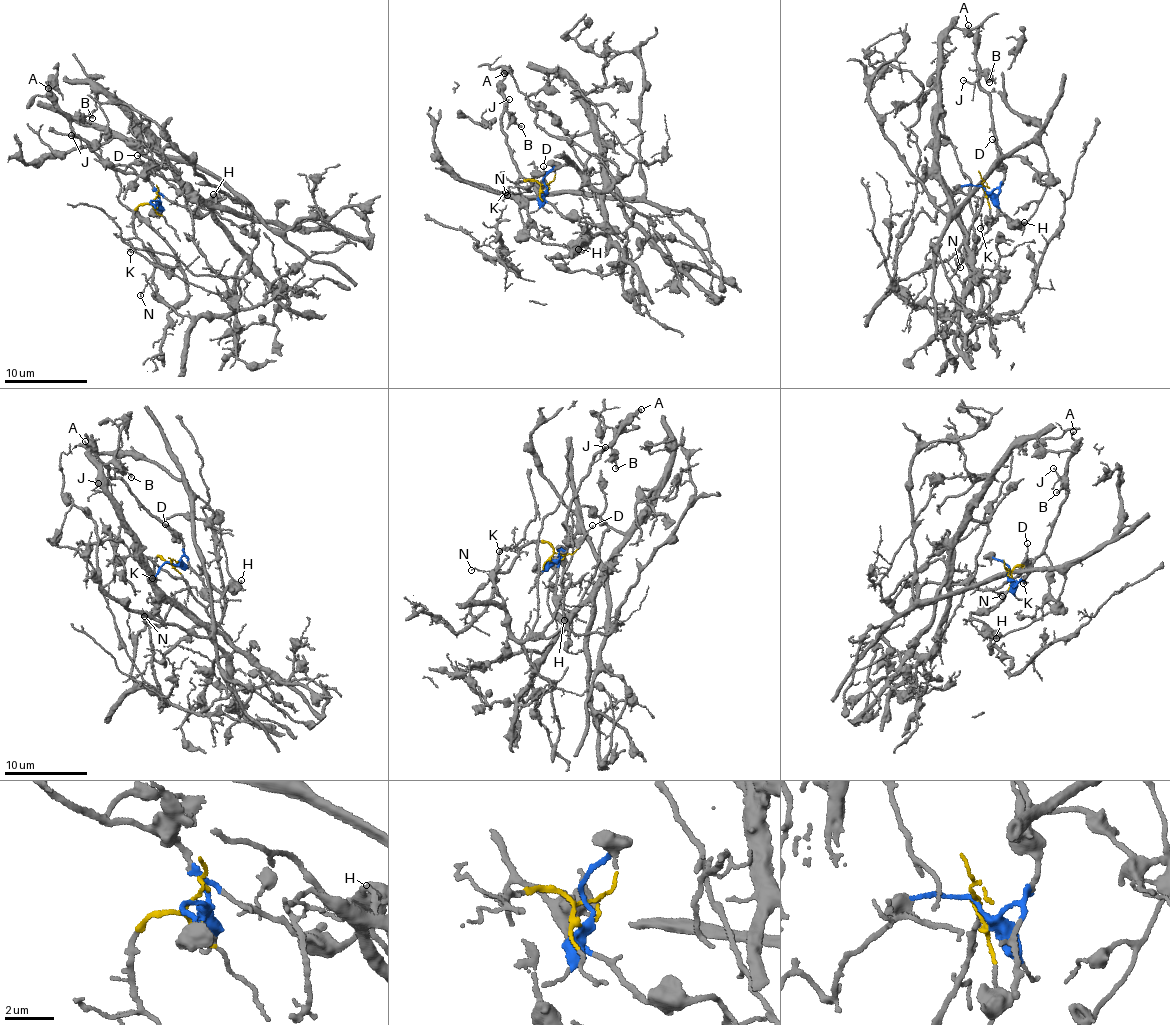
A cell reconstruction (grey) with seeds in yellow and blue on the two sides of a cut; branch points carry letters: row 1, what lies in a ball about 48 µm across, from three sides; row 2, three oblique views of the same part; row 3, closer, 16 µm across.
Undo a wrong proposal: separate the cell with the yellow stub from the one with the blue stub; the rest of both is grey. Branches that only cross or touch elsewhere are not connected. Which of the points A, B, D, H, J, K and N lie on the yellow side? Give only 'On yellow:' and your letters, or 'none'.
On yellow: K, N

